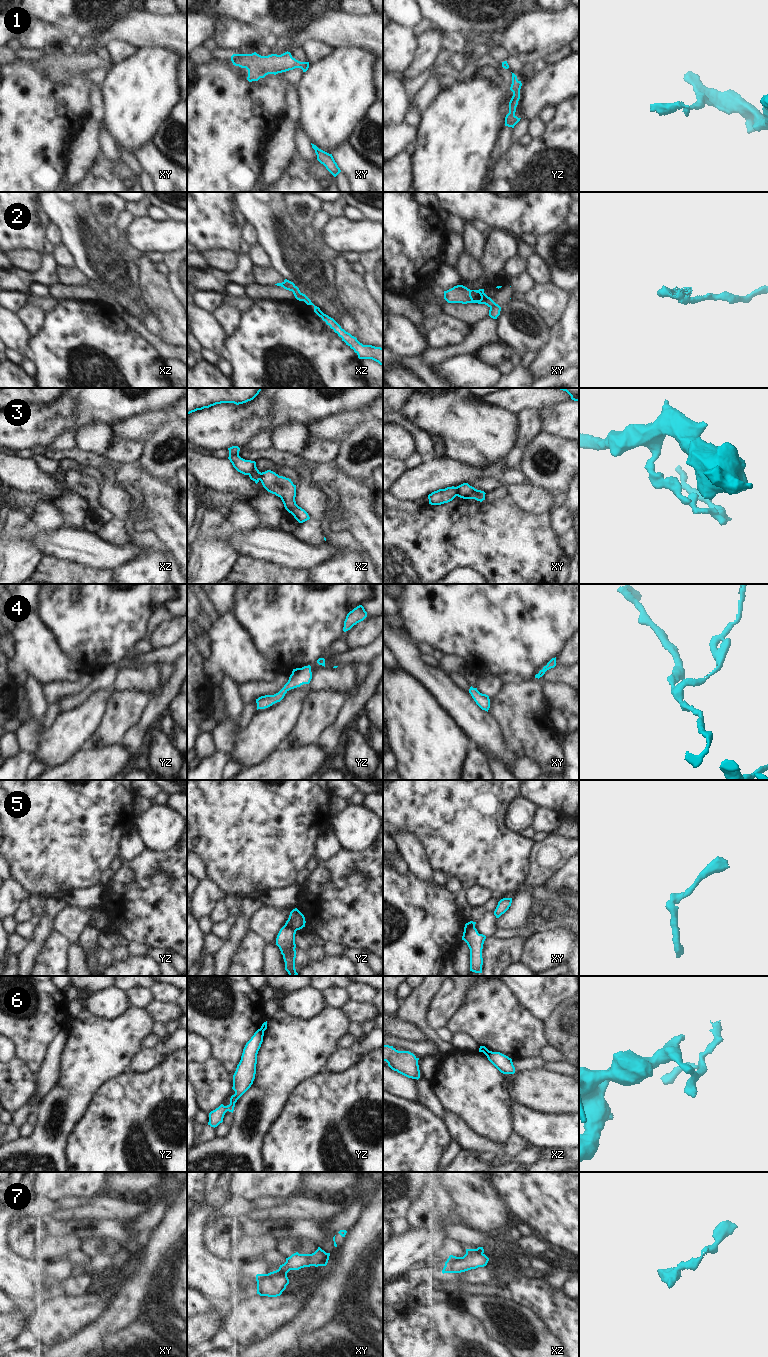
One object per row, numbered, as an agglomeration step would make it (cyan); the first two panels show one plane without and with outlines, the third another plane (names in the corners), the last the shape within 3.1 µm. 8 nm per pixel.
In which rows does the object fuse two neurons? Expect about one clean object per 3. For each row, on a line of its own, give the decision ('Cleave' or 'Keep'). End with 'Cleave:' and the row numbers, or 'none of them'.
1: Keep
2: Cleave
3: Cleave
4: Keep
5: Cleave
6: Cleave
7: Cleave
Cleave: 2, 3, 5, 6, 7.

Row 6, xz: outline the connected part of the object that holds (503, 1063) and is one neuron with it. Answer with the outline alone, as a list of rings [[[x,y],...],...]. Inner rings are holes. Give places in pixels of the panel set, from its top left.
[[[487,1051],[484,1053],[488,1060],[503,1074],[514,1074],[515,1067],[512,1059],[500,1052]]]

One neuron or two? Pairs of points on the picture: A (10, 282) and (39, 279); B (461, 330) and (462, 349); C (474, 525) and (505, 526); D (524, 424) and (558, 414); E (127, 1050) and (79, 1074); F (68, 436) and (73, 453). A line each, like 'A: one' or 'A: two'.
A: one
B: two
C: one
D: two
E: one
F: two

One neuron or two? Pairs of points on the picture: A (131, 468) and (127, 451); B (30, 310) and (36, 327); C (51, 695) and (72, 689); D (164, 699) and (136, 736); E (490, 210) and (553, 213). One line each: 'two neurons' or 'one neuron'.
A: two neurons
B: one neuron
C: one neuron
D: one neuron
E: one neuron

